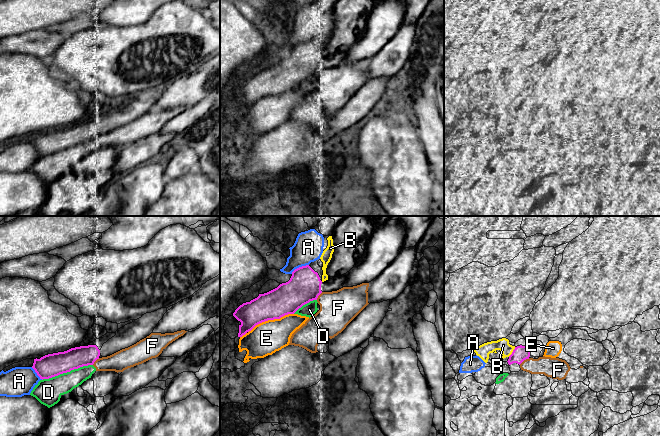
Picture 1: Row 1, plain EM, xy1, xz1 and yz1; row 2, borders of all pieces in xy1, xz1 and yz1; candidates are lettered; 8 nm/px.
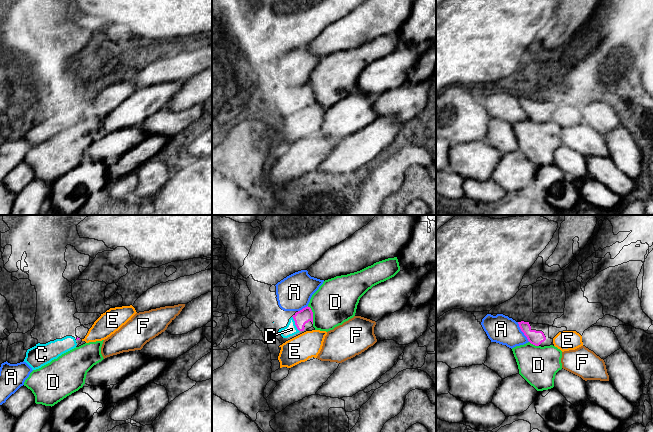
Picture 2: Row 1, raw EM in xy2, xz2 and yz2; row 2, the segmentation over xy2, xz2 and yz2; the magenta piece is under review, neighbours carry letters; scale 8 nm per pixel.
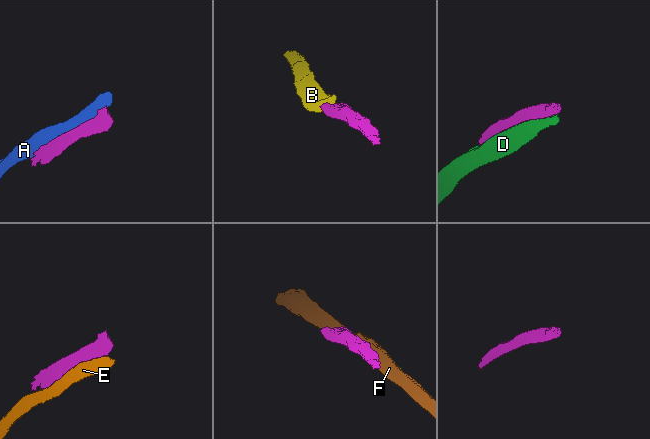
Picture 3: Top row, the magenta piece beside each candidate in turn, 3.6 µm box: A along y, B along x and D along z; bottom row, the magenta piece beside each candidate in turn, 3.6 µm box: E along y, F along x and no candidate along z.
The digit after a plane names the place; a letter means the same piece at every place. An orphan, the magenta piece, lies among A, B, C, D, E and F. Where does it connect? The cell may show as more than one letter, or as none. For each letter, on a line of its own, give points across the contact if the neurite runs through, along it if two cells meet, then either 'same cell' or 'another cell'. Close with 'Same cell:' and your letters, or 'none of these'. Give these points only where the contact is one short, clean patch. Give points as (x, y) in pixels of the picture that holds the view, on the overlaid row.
A: another cell
B: same cell
C: across xz2 (305, 315), (295, 324), (291, 329) | same cell
D: another cell
E: another cell
F: another cell
Same cell: B, C

